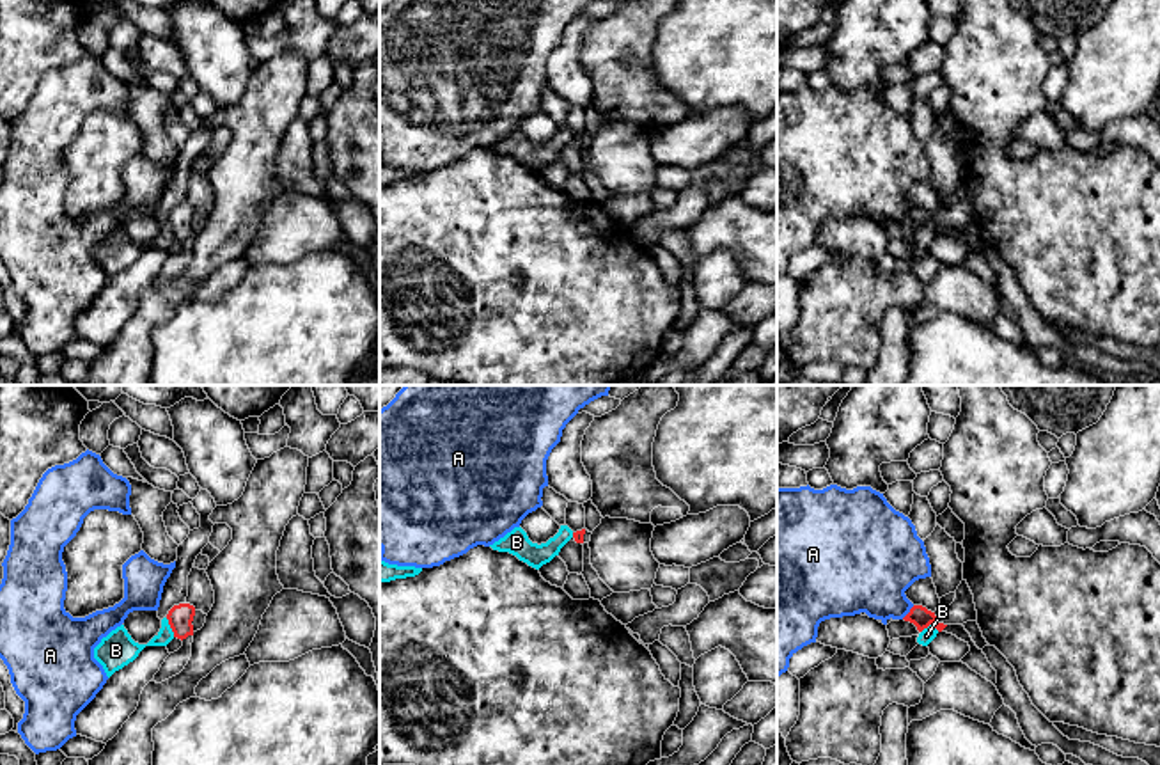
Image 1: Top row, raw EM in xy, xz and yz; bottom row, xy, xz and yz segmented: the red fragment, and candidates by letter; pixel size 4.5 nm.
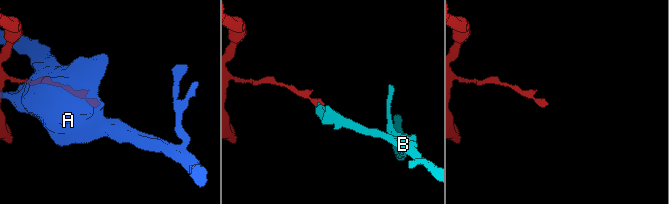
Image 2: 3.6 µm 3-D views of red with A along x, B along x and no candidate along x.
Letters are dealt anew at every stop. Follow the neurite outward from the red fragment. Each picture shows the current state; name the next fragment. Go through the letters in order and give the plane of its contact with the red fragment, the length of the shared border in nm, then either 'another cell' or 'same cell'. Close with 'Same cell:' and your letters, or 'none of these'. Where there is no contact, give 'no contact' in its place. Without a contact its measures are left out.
A: yz | 90 nm | another cell
B: yz | 90 nm | another cell
Same cell: none of these

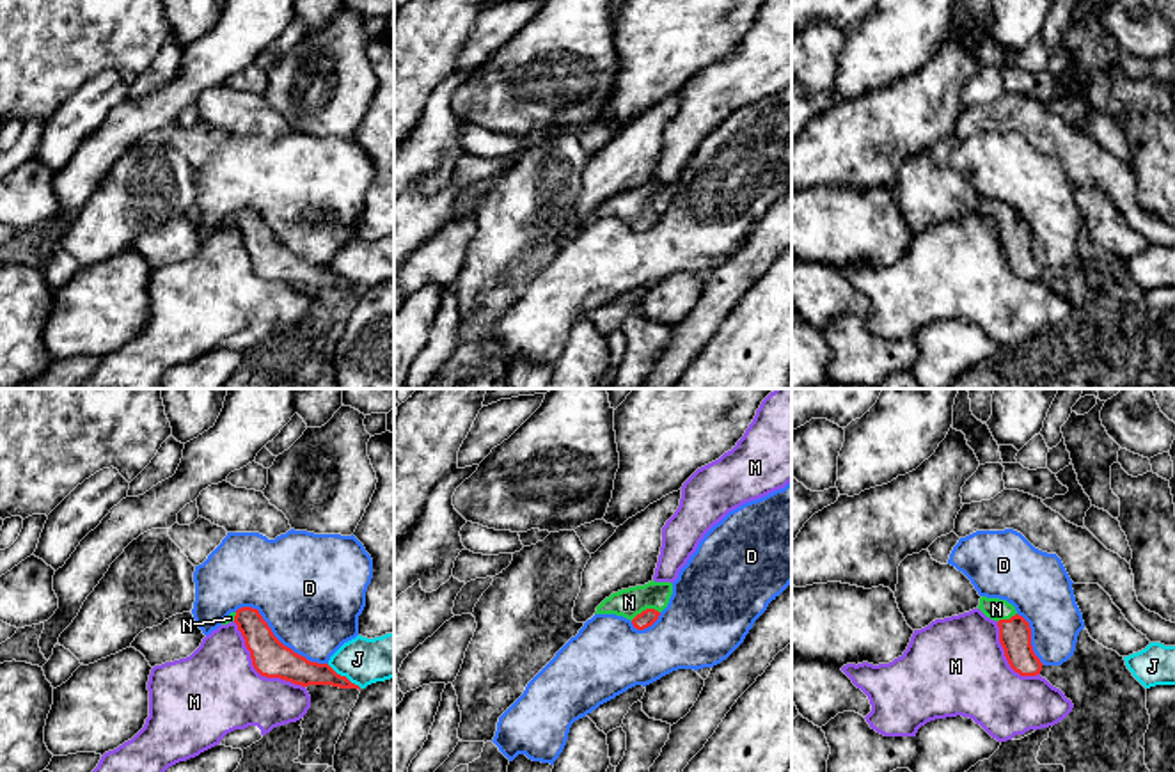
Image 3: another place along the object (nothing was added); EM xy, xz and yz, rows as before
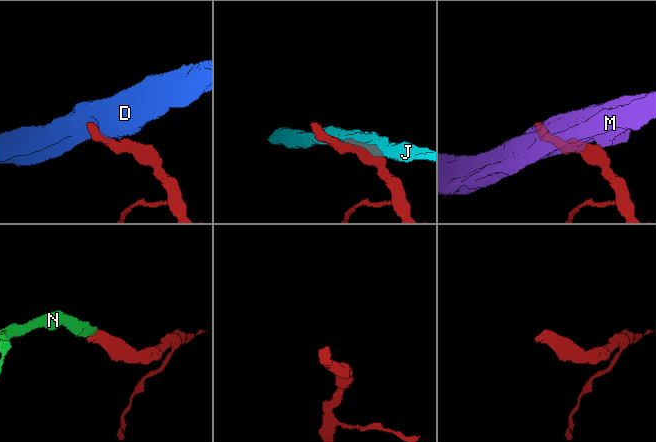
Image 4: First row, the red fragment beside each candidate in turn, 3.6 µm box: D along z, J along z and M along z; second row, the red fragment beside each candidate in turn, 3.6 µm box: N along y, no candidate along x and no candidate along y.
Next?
D: xy | 480 nm | another cell
J: xy | 190 nm | another cell
M: xy | 440 nm | another cell
N: xz | 140 nm | same cell
Same cell: N

